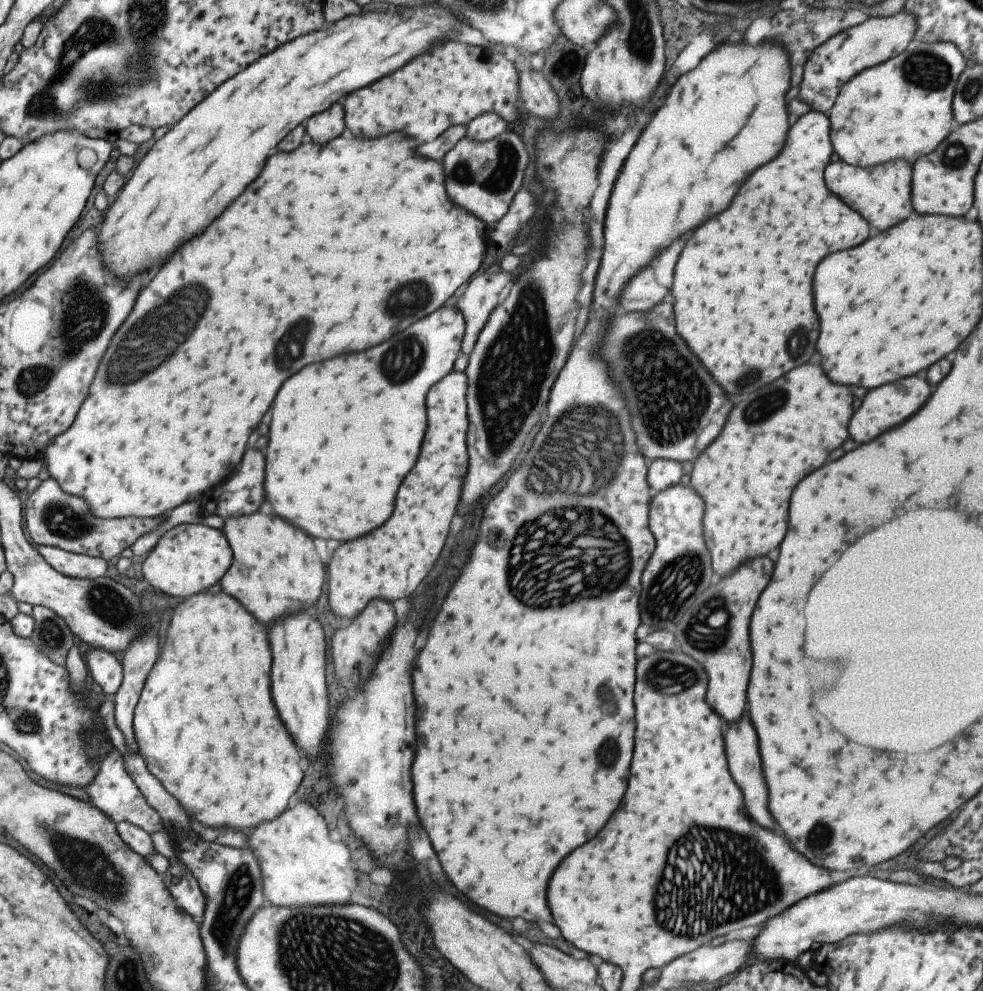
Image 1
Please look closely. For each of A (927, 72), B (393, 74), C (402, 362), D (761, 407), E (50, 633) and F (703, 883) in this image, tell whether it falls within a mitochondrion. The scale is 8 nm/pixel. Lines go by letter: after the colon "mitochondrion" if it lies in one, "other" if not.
A: mitochondrion
B: other
C: mitochondrion
D: mitochondrion
E: mitochondrion
F: mitochondrion

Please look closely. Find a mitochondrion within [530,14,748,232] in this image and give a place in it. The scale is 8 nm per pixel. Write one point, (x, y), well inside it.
(563, 67)

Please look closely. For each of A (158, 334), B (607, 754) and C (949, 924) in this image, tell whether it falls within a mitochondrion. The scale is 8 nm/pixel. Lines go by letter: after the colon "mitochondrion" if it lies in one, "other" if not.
A: mitochondrion
B: mitochondrion
C: other

